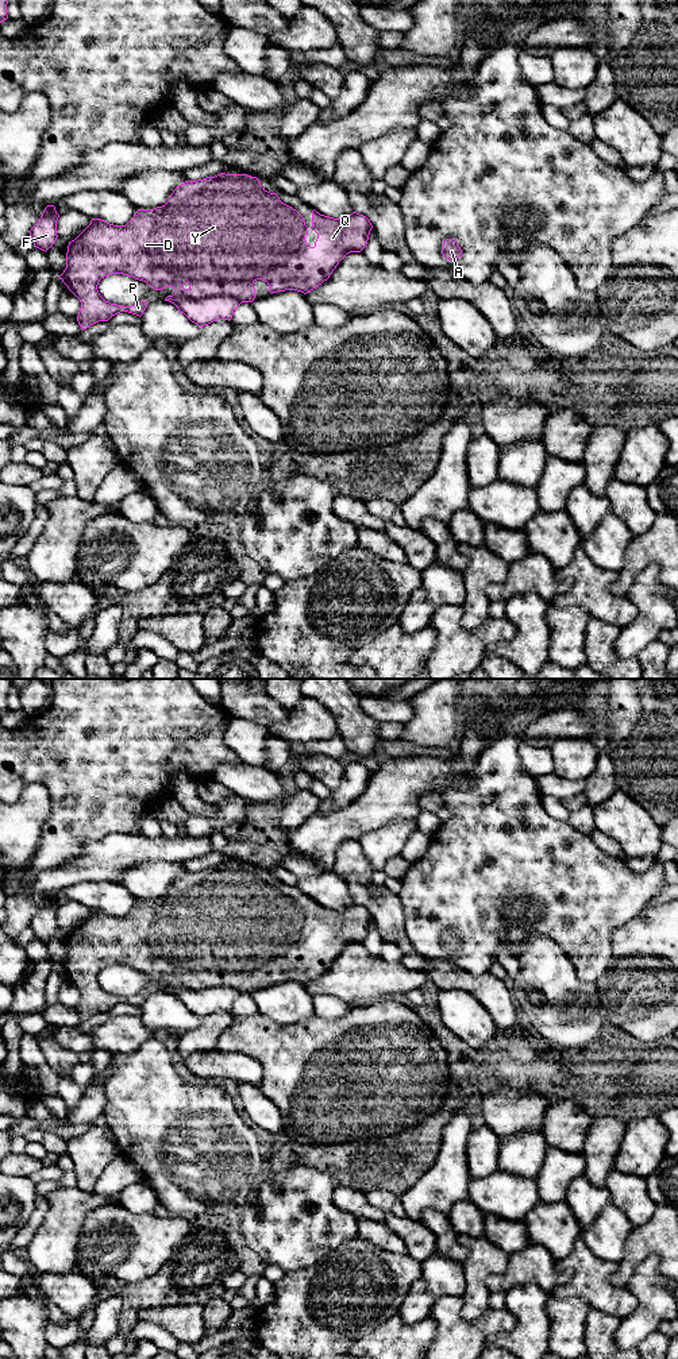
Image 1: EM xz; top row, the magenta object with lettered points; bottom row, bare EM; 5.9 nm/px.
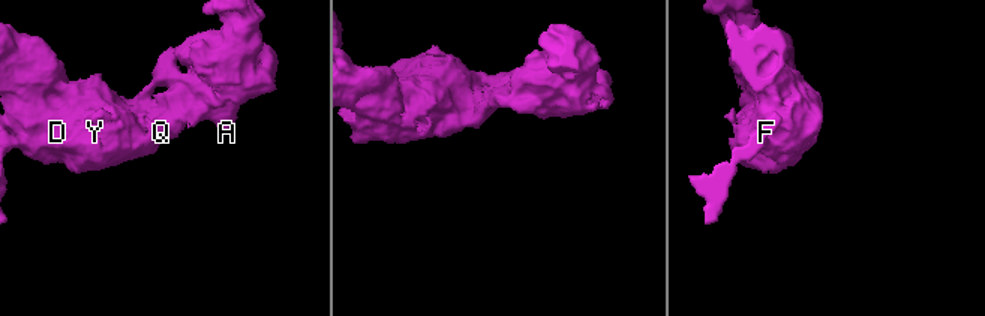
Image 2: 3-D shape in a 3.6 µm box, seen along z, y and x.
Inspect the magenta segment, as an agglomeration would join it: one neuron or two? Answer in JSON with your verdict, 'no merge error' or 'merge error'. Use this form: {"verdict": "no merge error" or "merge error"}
{"verdict": "merge error"}

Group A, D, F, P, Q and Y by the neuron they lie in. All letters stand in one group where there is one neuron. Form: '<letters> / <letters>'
A D P Q Y / F

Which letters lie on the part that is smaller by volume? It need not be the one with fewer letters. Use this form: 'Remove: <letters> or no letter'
Remove: F

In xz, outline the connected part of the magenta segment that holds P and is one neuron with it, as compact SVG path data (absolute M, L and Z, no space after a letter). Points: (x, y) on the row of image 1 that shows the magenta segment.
M220 173L204 179L185 181L173 190L165 205L154 209L138 209L126 225L92 219L90 224L69 242L66 269L58 278L81 302L77 321L84 331L99 321L108 321L120 312L140 317L147 308L145 300L131 306L105 301L100 296L97 285L101 278L111 274L123 274L143 281L154 290L173 287L173 296L192 300L230 296L242 302L253 302L255 298L253 283L257 279L265 281L271 294L285 290L307 294L327 281L347 254L361 252L366 247L371 228L370 220L357 212L344 219L334 219L313 209L311 229L317 233L317 239L311 247L305 240L309 228L305 225L304 217L284 204L276 193L265 190L257 177Z

